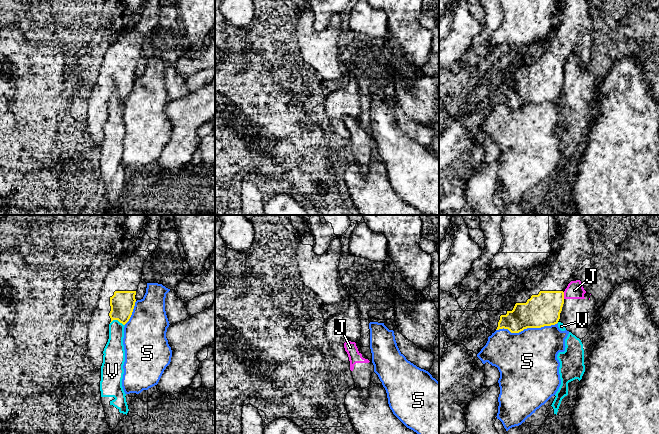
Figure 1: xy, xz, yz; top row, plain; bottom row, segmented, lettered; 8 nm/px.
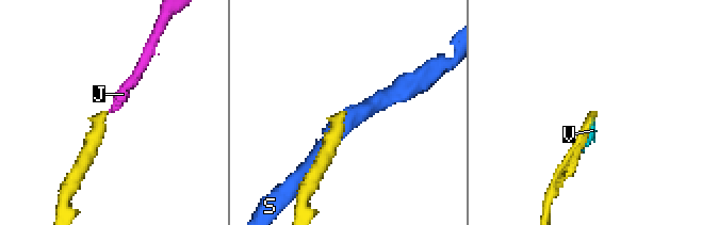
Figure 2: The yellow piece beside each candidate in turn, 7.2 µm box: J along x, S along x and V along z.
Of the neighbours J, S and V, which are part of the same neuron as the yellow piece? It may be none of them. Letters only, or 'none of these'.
none of these

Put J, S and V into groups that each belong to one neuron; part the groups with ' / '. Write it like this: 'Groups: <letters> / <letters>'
Groups: J V / S

